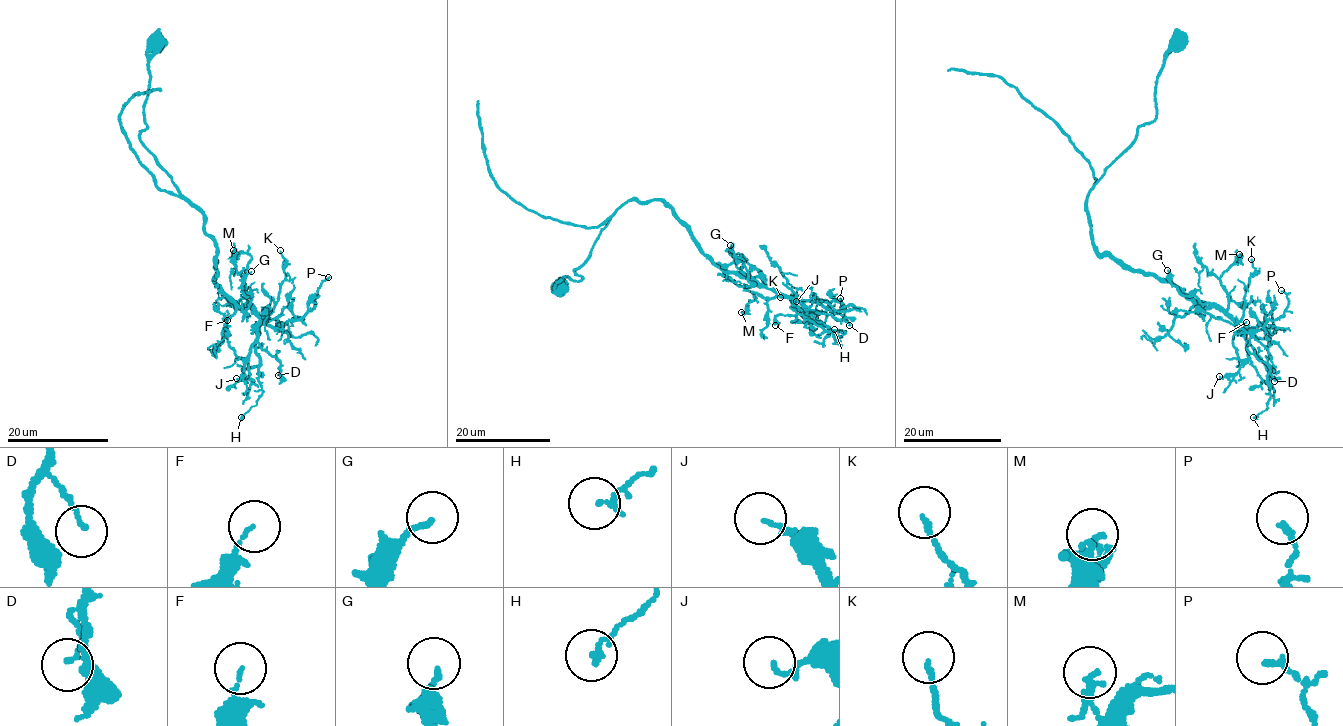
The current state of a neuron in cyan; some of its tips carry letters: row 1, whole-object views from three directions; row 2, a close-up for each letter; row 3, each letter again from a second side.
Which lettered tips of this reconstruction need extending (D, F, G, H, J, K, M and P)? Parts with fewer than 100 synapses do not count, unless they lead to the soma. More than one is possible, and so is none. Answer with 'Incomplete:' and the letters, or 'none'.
Incomplete: none

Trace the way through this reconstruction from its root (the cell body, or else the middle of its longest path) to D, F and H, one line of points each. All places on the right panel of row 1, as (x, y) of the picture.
D: (1180, 42), (1157, 79), (1155, 118), (1138, 128), (1090, 189), (1094, 247), (1218, 309), (1274, 381)
F: (1180, 42), (1155, 118), (1090, 189), (1091, 235), (1227, 315), (1240, 360), (1246, 322)
H: (1180, 42), (1155, 118), (1090, 189), (1088, 221), (1102, 255), (1244, 334), (1269, 376), (1253, 417)

